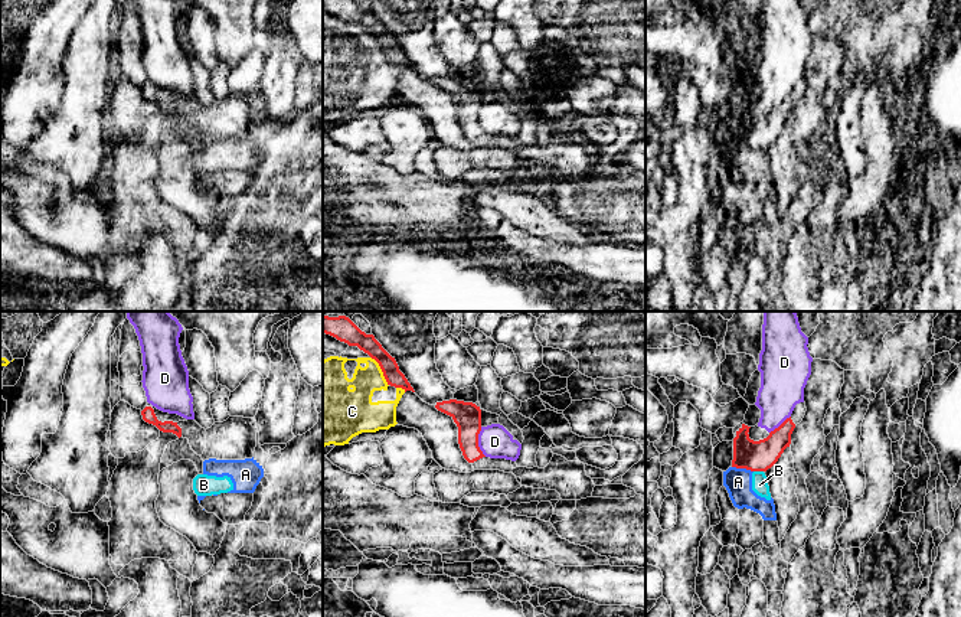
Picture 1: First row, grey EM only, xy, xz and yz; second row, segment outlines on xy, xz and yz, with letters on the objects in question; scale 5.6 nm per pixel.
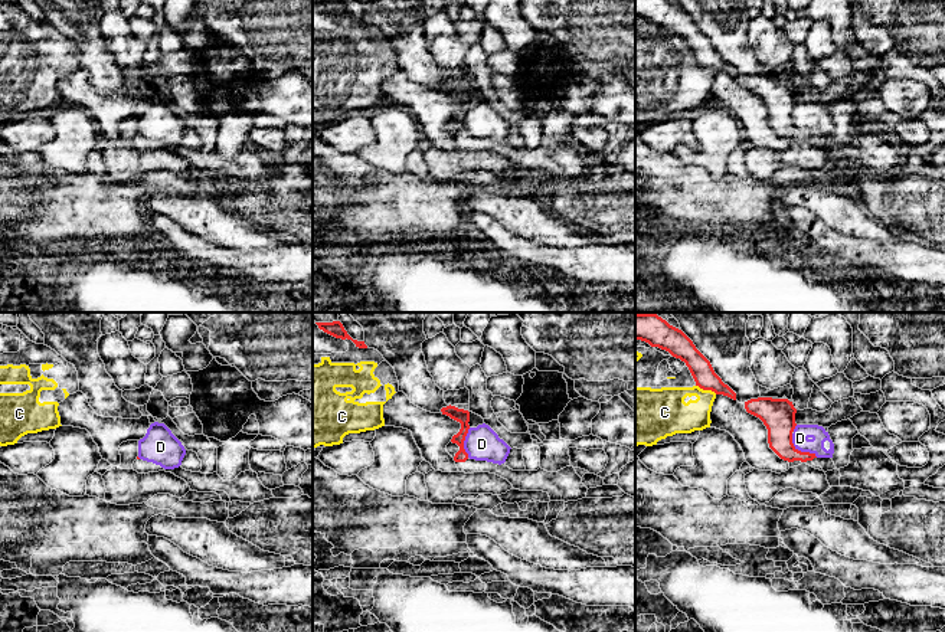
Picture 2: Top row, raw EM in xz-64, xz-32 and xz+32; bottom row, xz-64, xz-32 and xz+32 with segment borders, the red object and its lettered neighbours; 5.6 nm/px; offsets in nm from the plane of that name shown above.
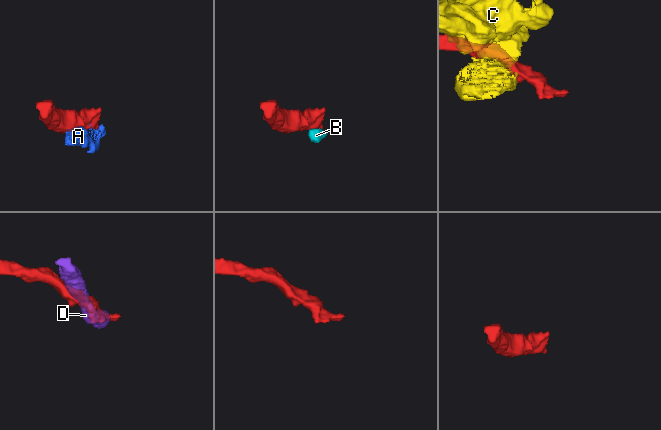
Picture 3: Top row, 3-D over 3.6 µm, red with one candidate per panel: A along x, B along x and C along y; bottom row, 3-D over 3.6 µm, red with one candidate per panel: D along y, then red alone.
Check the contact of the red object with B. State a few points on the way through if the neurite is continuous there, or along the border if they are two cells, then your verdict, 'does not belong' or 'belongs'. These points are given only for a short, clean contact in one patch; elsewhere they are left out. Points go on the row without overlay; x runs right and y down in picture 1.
border yz (754, 147), (762, 149); does not belong

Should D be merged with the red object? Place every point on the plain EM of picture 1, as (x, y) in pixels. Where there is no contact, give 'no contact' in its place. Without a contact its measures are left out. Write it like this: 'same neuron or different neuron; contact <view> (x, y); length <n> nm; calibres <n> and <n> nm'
different neuron; contact xz (477, 118); length 170 nm; calibres 160 and 180 nm

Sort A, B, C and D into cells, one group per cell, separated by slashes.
A B / C / D

